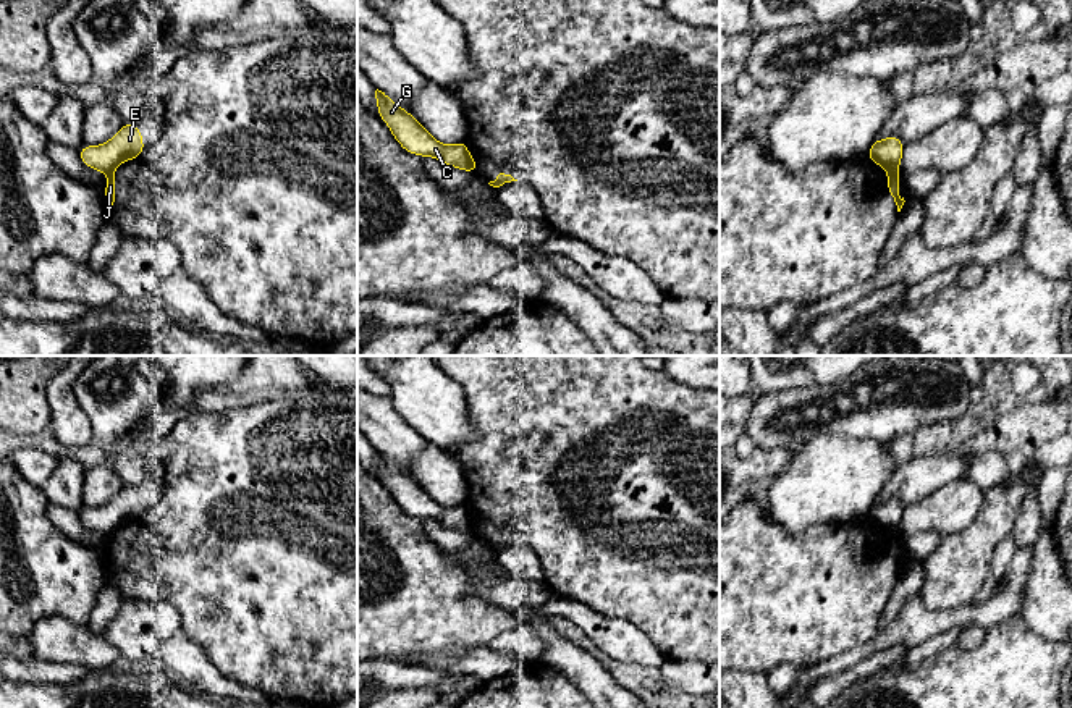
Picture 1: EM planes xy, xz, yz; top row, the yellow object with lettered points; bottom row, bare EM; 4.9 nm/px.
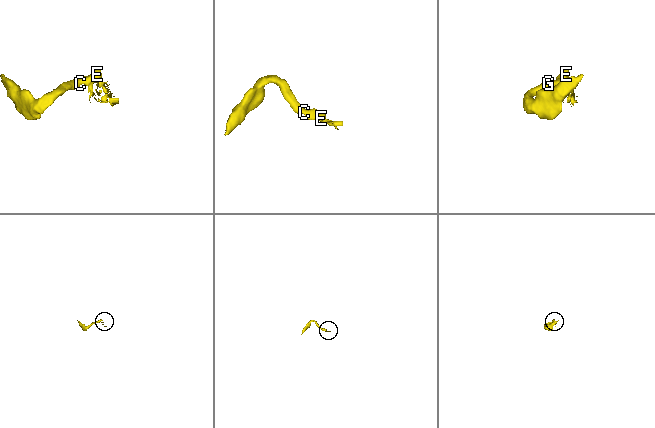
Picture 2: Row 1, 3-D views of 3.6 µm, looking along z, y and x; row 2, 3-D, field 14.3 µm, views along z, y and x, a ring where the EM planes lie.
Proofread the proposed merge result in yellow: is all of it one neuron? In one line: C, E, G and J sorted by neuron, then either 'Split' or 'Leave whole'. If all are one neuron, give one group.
Groups: C E G / J. Split

